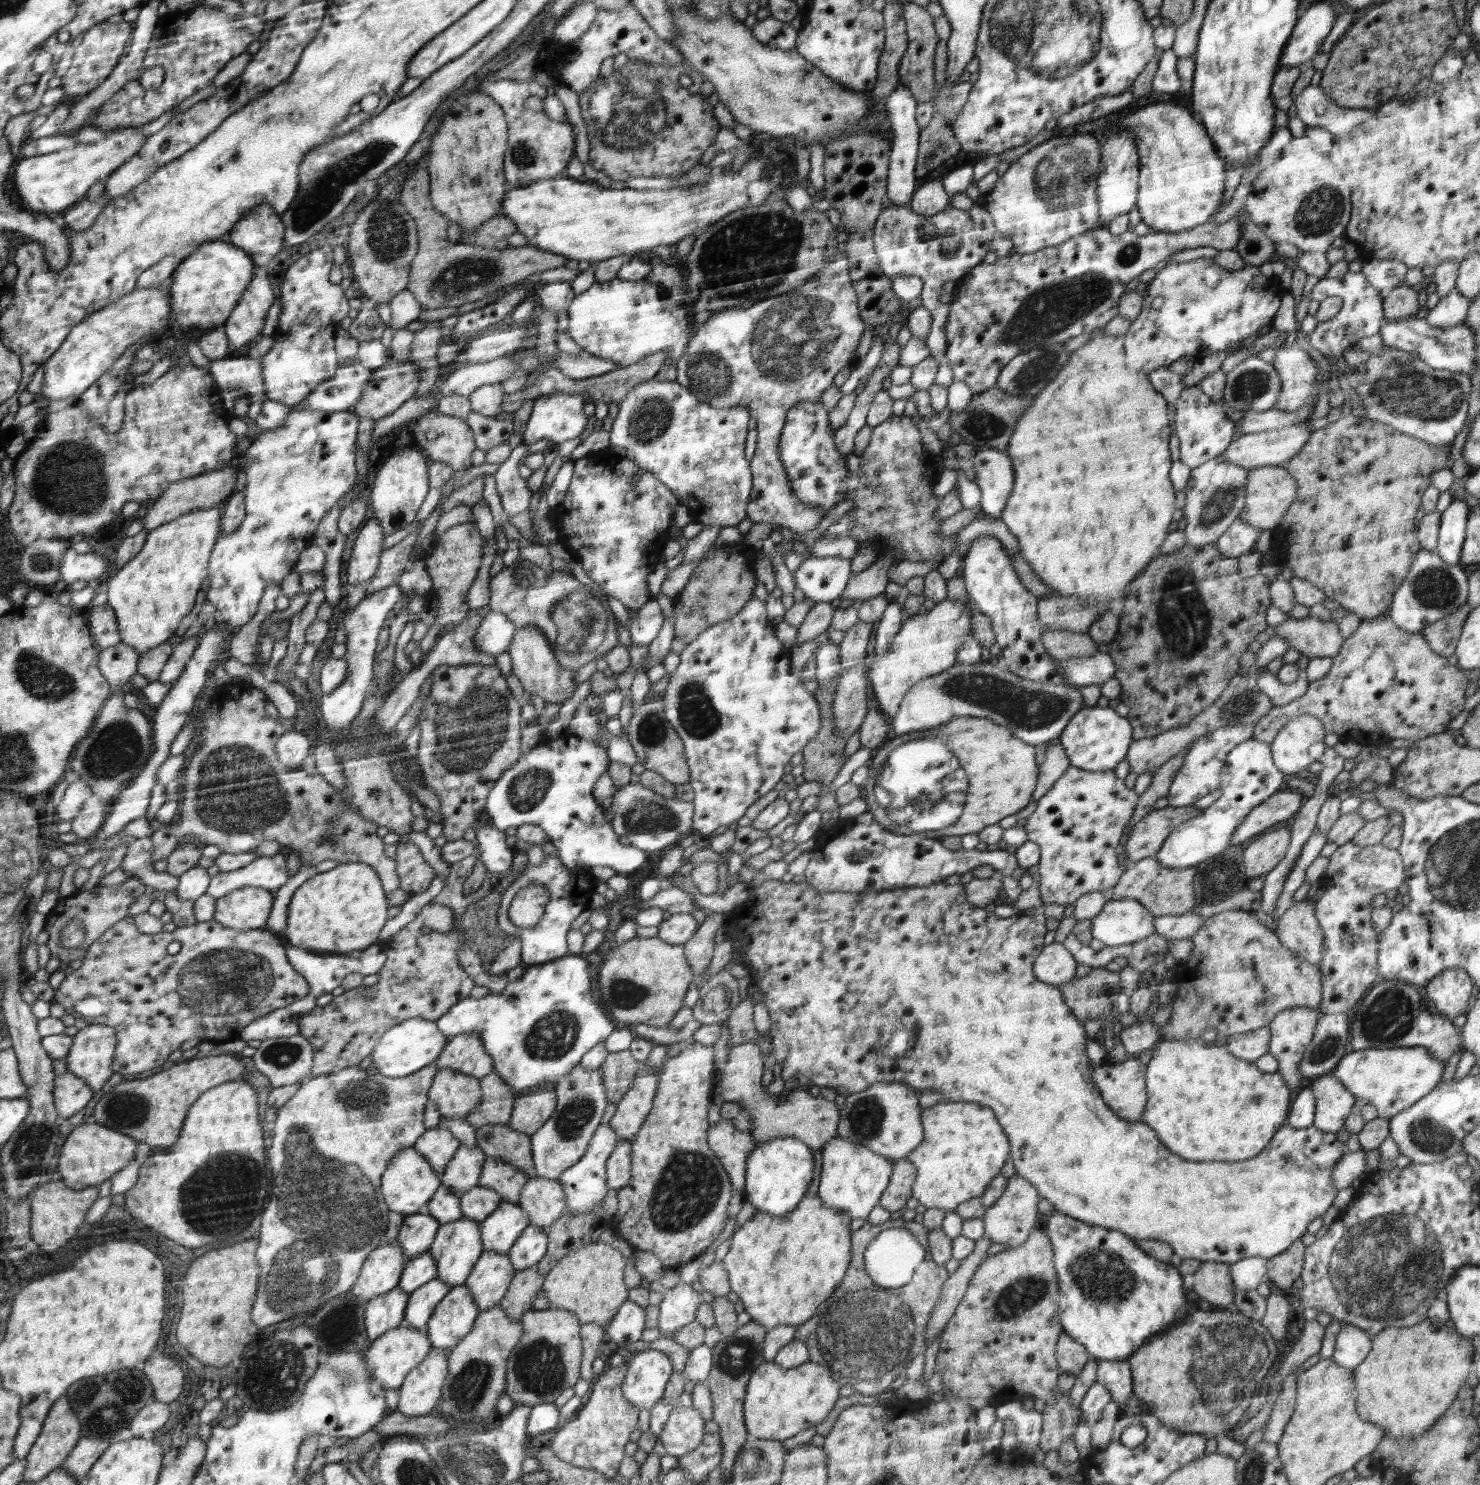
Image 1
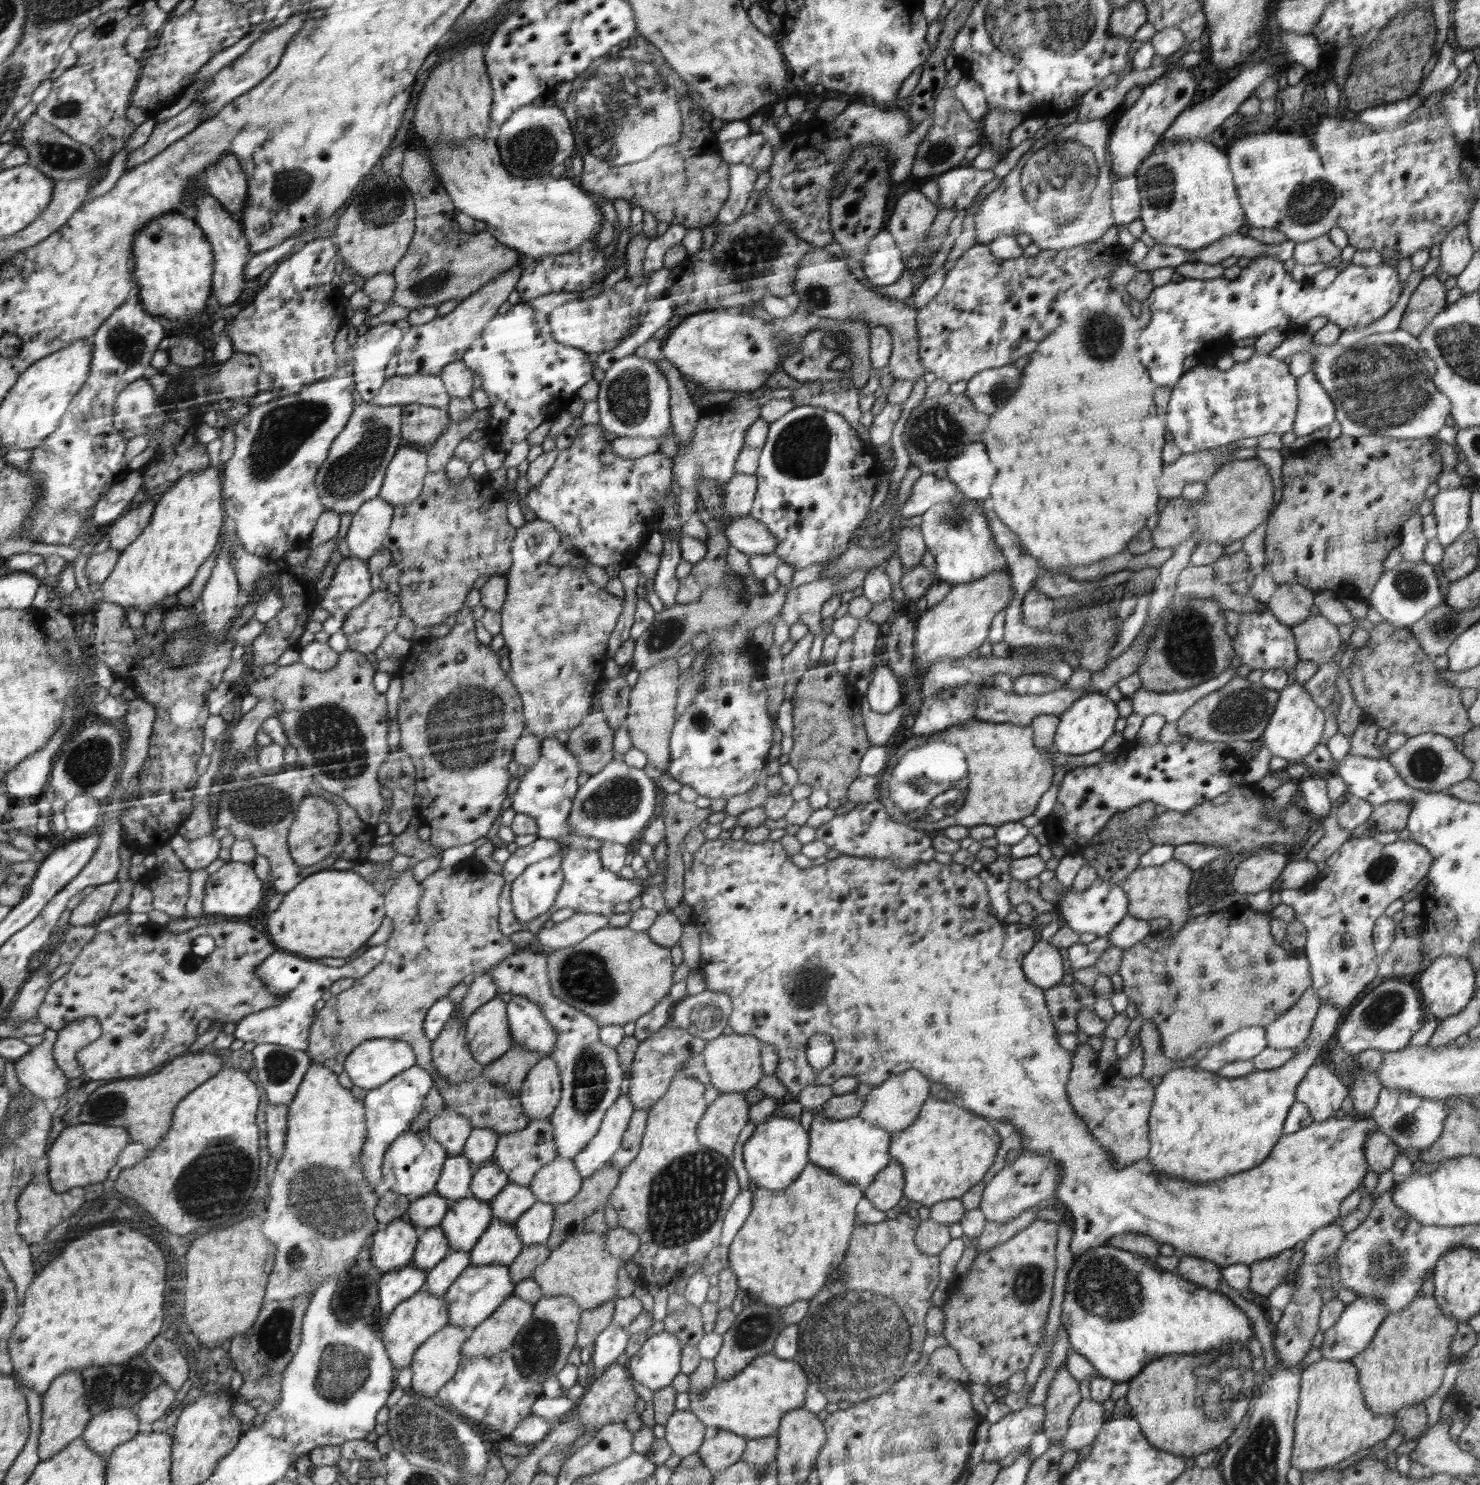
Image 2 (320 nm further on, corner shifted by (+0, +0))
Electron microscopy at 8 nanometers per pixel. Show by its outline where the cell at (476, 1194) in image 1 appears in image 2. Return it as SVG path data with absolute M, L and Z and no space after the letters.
M492 1159L474 1170L470 1195L490 1204L491 1200L509 1183L509 1176Z

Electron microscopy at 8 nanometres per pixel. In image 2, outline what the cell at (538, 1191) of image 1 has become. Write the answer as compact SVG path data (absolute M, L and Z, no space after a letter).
M556 1157L535 1174L529 1187L538 1201L557 1206L571 1201L582 1188L582 1182L573 1159Z

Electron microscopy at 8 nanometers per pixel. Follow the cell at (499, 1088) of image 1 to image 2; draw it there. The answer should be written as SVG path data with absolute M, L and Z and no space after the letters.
M513 1044L503 1057L484 1068L483 1076L491 1083L507 1086L518 1094L529 1071L541 1060L538 1052L530 1051Z

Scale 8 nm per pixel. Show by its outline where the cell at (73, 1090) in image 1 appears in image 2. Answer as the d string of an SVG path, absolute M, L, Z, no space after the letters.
M46 1029L43 1041L36 1045L30 1055L16 1063L17 1078L33 1094L53 1103L65 1101L66 1092L73 1090L77 1082L68 1078L55 1058L55 1044L59 1032Z

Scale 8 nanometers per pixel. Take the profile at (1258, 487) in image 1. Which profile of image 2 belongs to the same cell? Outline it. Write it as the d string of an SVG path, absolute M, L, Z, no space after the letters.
M1257 457L1236 459L1223 464L1206 482L1205 495L1195 503L1182 497L1169 499L1160 512L1158 526L1152 532L1154 548L1176 548L1188 541L1192 535L1203 542L1224 543L1224 548L1244 539L1262 525L1274 504L1274 485Z

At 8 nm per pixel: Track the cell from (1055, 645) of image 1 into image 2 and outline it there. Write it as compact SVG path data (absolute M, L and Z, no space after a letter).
M1030 590L1022 600L1023 621L1032 628L1046 631L1048 623L1054 617L1055 601L1036 590Z

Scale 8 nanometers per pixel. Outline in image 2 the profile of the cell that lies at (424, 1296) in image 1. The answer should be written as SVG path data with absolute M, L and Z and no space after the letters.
M452 1251L432 1270L427 1272L424 1288L437 1297L443 1297L452 1284L471 1265L471 1256L464 1251Z

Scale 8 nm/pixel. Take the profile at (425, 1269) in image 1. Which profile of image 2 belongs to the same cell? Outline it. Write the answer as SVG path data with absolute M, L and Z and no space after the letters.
M436 1225L421 1231L418 1248L411 1264L428 1272L432 1270L450 1252L449 1240L443 1228Z

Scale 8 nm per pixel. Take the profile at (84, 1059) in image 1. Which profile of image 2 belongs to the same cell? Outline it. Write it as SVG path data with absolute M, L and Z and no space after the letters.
M96 1017L76 1020L59 1032L59 1039L55 1044L55 1058L68 1078L76 1082L86 1078L79 1055L102 1036L103 1023Z

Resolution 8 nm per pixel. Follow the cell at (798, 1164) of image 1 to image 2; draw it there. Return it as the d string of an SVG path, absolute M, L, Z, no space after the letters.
M779 1113L757 1126L743 1147L743 1160L750 1180L760 1188L782 1190L791 1185L808 1166L808 1132L800 1126L800 1121L786 1118Z

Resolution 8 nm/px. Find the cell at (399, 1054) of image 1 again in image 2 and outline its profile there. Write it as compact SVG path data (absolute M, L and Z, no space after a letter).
M374 1038L366 1041L354 1049L351 1056L344 1062L344 1072L348 1074L348 1078L354 1086L364 1088L366 1091L373 1088L379 1088L388 1082L391 1078L408 1070L412 1066L418 1064L414 1048L400 1039L390 1038Z

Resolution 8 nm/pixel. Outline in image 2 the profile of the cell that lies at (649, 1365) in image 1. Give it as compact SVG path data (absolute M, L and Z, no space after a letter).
M655 1333L630 1357L628 1370L631 1377L646 1388L664 1389L682 1370L680 1352L683 1352L681 1340L675 1334Z

